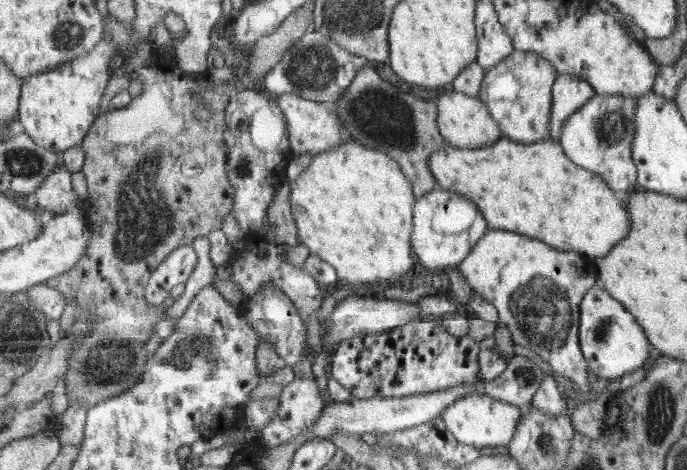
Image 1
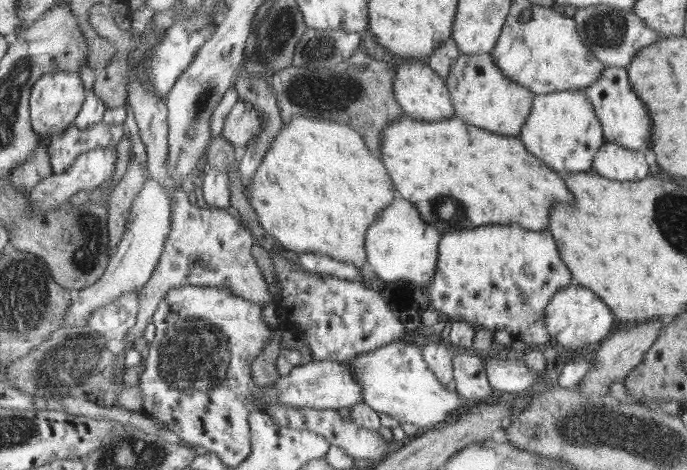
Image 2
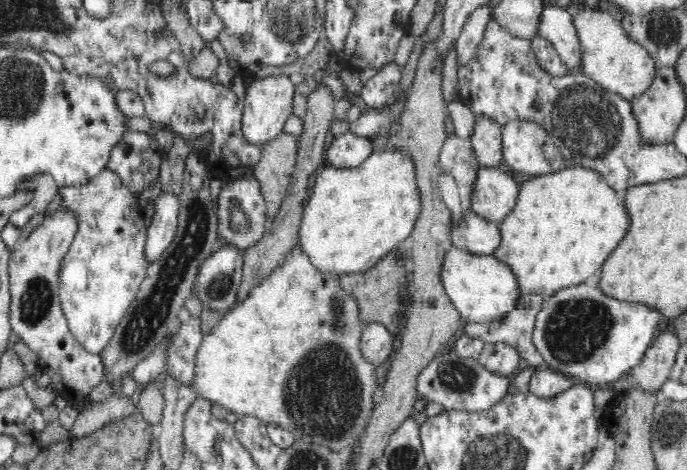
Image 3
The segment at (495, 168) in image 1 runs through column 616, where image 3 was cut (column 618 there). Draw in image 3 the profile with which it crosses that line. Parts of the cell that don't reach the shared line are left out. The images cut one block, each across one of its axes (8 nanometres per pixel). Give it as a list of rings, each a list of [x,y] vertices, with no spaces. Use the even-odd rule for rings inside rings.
[[[580,165],[565,166],[559,172],[532,176],[524,181],[514,210],[502,221],[502,245],[494,256],[512,267],[525,296],[530,293],[551,296],[556,291],[591,282],[600,273],[608,256],[627,238],[633,224],[624,194],[614,189],[596,170]]]

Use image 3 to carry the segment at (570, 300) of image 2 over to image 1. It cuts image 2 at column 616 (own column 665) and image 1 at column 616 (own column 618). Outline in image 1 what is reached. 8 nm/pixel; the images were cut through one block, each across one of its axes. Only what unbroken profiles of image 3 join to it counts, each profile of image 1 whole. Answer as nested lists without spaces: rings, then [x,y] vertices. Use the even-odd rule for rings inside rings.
[[[600,280],[585,295],[580,304],[580,311],[581,348],[595,381],[616,381],[617,378],[623,378],[647,366],[650,344],[644,328],[621,301],[609,294]]]

